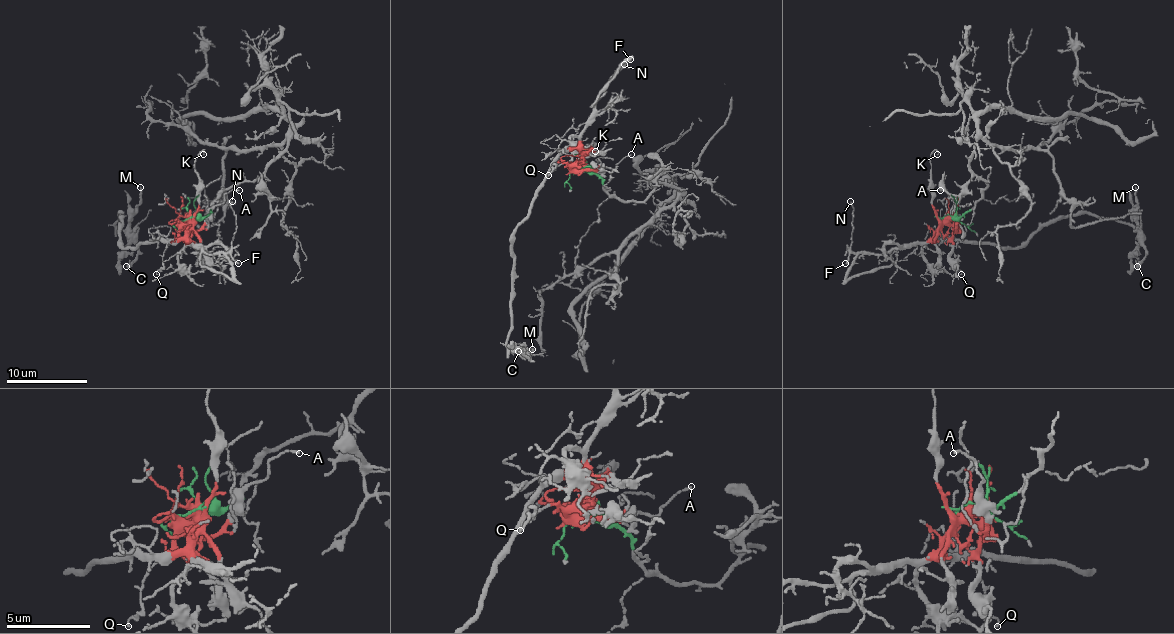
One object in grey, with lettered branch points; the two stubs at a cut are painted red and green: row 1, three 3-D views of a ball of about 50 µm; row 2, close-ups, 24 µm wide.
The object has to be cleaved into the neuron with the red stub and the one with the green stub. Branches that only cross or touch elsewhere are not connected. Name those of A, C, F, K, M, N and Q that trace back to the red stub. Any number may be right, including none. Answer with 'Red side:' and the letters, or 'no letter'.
Red side: A, C, F, K, M, N, Q

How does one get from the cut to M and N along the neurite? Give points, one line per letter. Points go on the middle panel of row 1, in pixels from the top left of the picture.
M: (580, 166), (576, 149), (564, 151), (530, 214), (516, 230), (511, 329), (507, 339), (514, 351), (532, 349)
N: (580, 166), (584, 123), (608, 79), (622, 65), (628, 67), (624, 65)

